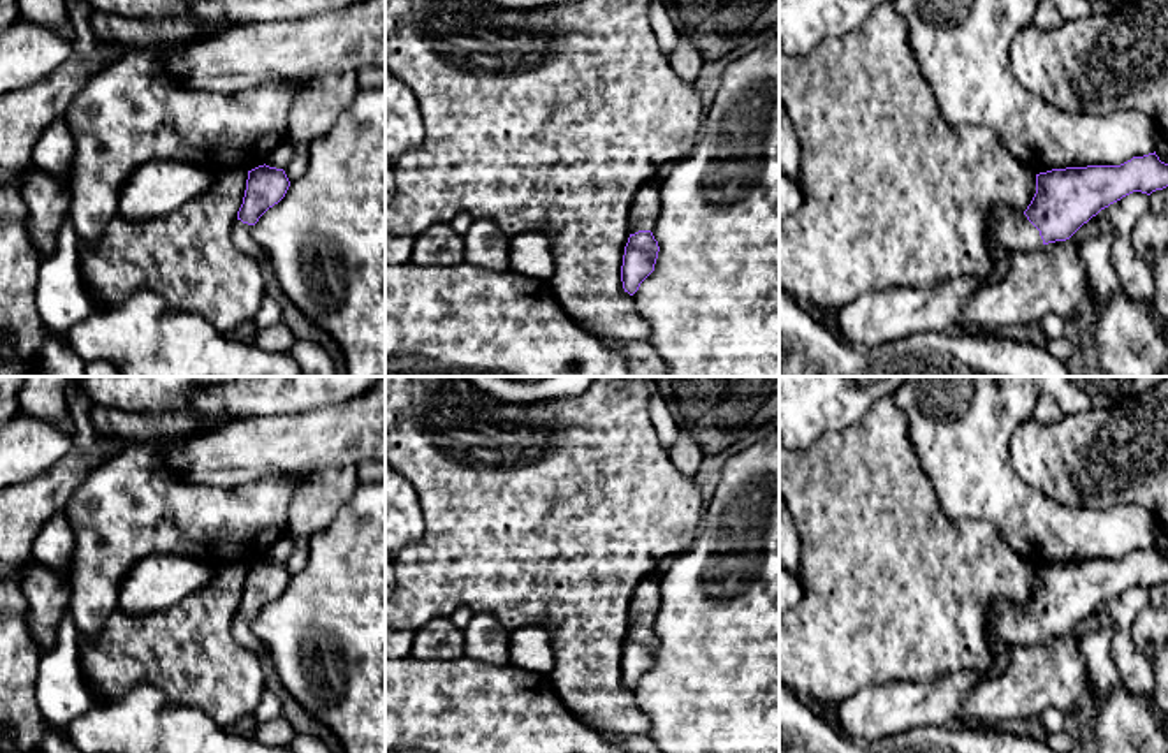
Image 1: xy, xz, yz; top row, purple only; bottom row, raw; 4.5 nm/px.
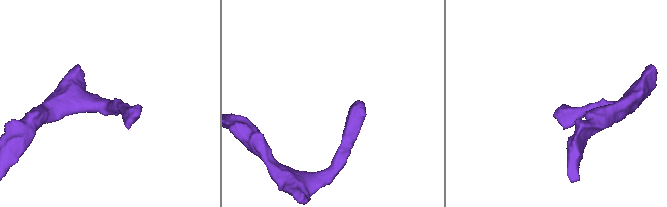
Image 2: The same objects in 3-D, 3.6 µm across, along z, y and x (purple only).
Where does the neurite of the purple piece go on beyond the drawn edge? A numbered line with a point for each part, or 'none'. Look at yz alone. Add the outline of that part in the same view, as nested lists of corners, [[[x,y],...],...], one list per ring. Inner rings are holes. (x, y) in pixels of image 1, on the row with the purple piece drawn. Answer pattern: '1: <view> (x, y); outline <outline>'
1: yz (1010, 231); outline [[[1004,204],[997,206],[990,218],[990,250],[994,257],[992,281],[1008,271],[1008,257],[1017,252],[1033,252],[1043,245],[1040,230],[1027,216]]]

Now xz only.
1: xz (646, 206); outline [[[653,179],[646,183],[633,197],[628,218],[630,234],[651,230],[656,225],[660,209],[660,181]]]

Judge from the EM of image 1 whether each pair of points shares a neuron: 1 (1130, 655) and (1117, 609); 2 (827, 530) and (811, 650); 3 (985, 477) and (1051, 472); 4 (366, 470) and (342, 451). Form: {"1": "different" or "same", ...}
{"1": "same", "2": "same", "3": "different", "4": "different"}

